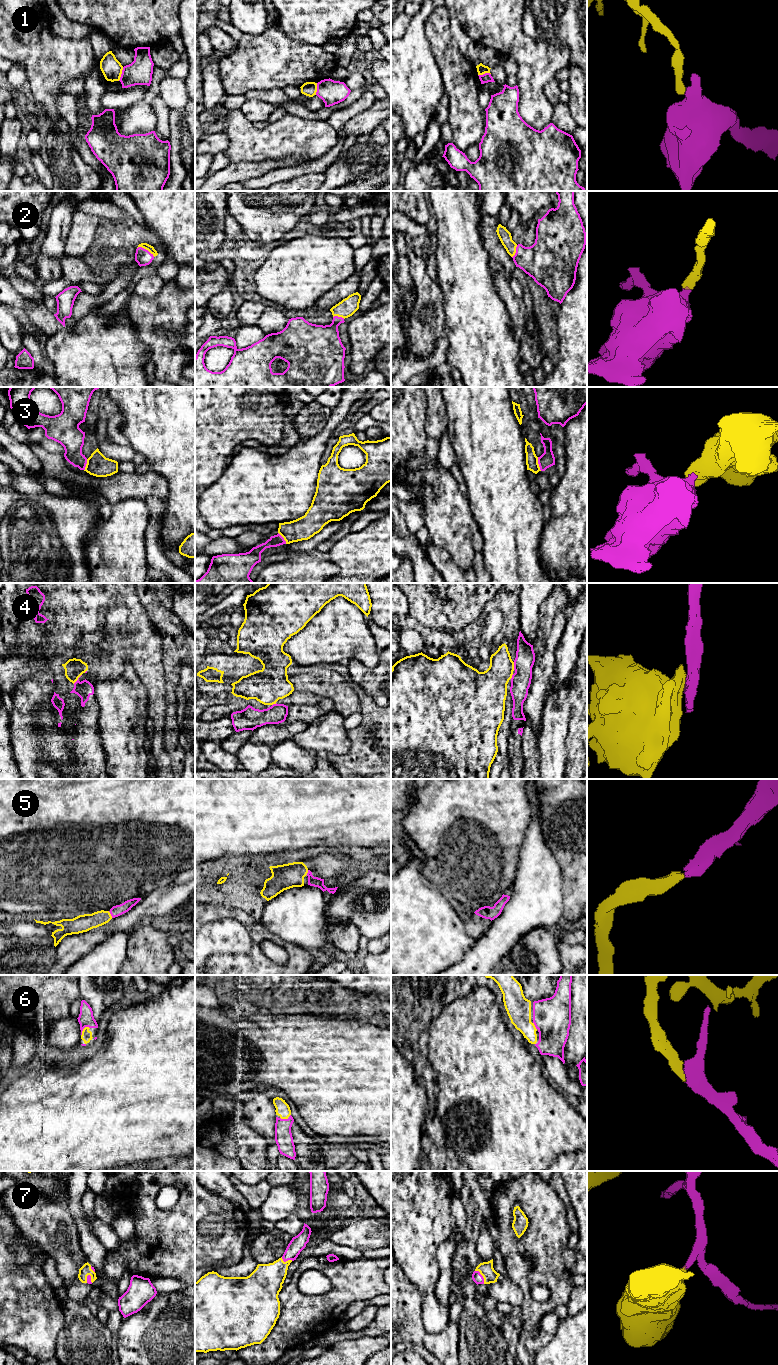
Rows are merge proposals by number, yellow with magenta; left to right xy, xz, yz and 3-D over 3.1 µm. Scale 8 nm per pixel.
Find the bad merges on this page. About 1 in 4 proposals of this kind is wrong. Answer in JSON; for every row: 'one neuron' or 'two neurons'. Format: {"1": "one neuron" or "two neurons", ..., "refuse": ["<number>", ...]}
{"1": "two neurons", "2": "one neuron", "3": "two neurons", "4": "two neurons", "5": "one neuron", "6": "one neuron", "7": "one neuron", "refuse": ["1", "3", "4"]}

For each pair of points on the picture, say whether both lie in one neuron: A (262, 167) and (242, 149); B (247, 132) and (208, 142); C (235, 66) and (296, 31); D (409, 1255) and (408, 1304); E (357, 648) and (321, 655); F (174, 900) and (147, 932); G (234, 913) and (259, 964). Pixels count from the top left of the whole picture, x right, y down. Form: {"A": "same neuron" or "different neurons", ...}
{"A": "different neurons", "B": "different neurons", "C": "different neurons", "D": "different neurons", "E": "same neuron", "F": "different neurons", "G": "same neuron"}

